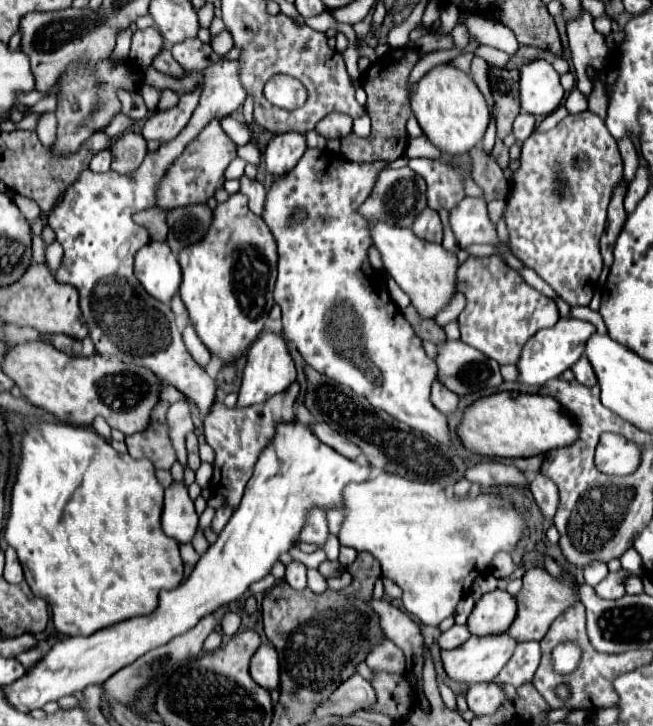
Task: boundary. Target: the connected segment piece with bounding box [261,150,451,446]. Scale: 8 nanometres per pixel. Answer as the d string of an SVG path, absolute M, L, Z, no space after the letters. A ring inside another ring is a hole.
M307 150L293 172L273 182L265 200L265 210L261 214L279 248L279 276L273 298L283 312L283 336L297 348L305 364L325 374L327 378L349 386L353 392L359 392L375 408L385 410L413 430L419 430L437 442L451 446L447 418L429 400L429 390L435 380L435 364L425 354L411 324L399 316L399 308L393 304L386 282L367 262L371 236L367 232L365 218L357 210L371 194L377 172L381 172L385 166L387 162L355 164L341 160L335 154ZM297 208L305 208L309 216L301 224L291 224L291 212Z

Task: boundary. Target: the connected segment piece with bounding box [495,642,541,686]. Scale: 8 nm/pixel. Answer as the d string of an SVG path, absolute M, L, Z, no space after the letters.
M523 642L517 650L513 660L507 662L507 668L499 672L495 682L507 682L513 686L521 686L529 682L541 662L541 648L539 642Z

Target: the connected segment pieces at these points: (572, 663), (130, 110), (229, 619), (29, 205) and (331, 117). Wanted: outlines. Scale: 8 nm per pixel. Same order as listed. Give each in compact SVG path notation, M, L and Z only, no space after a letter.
M575 642L559 644L551 652L551 666L561 676L573 674L577 670L579 662L581 662L581 648Z
M119 92L119 100L123 100L123 114L131 116L133 120L147 118L147 108L145 108L145 102L139 94L127 96L127 92Z
M233 612L225 614L225 616L223 616L223 620L221 620L223 634L227 634L227 636L233 636L233 634L237 632L237 628L239 628L239 626L241 626L241 616L237 616L237 614L233 614Z
M15 194L13 200L15 200L15 204L19 206L21 214L23 214L29 222L33 222L35 218L39 218L41 210L39 210L39 206L37 206L33 200L29 200L29 198L25 198L25 196L19 196L19 194Z
M331 112L327 114L319 124L317 124L317 132L321 136L347 136L351 132L351 126L353 126L353 118L347 116L347 114L341 114L341 112Z

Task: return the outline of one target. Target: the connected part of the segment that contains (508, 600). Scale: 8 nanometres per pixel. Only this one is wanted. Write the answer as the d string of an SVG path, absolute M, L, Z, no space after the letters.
M493 590L483 594L467 620L467 626L477 636L495 632L507 632L517 616L517 600L505 590Z

